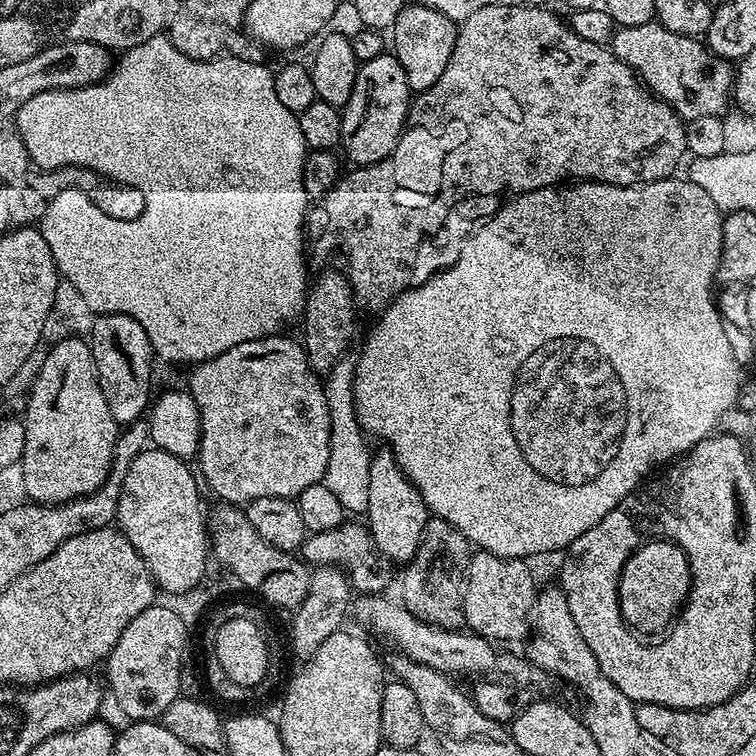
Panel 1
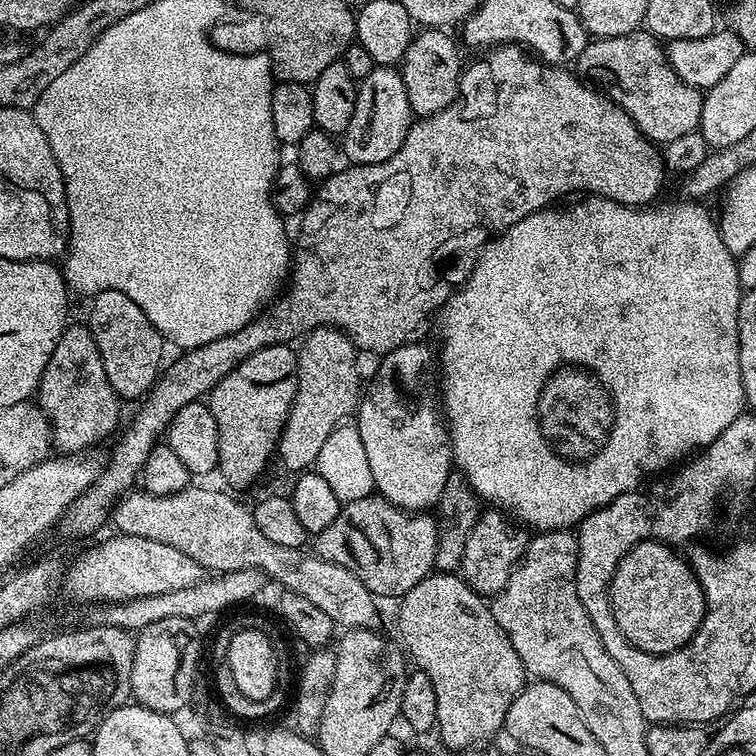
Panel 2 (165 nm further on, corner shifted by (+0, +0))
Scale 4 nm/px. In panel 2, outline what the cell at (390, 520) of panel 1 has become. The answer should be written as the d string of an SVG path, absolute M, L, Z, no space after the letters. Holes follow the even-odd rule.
M409 342L393 347L379 361L372 381L367 381L354 413L358 434L362 434L362 446L370 462L370 474L374 474L374 489L394 506L406 512L422 512L437 507L442 497L446 478L454 469L452 441L442 419L442 408L438 403L437 361L434 352L424 344Z

